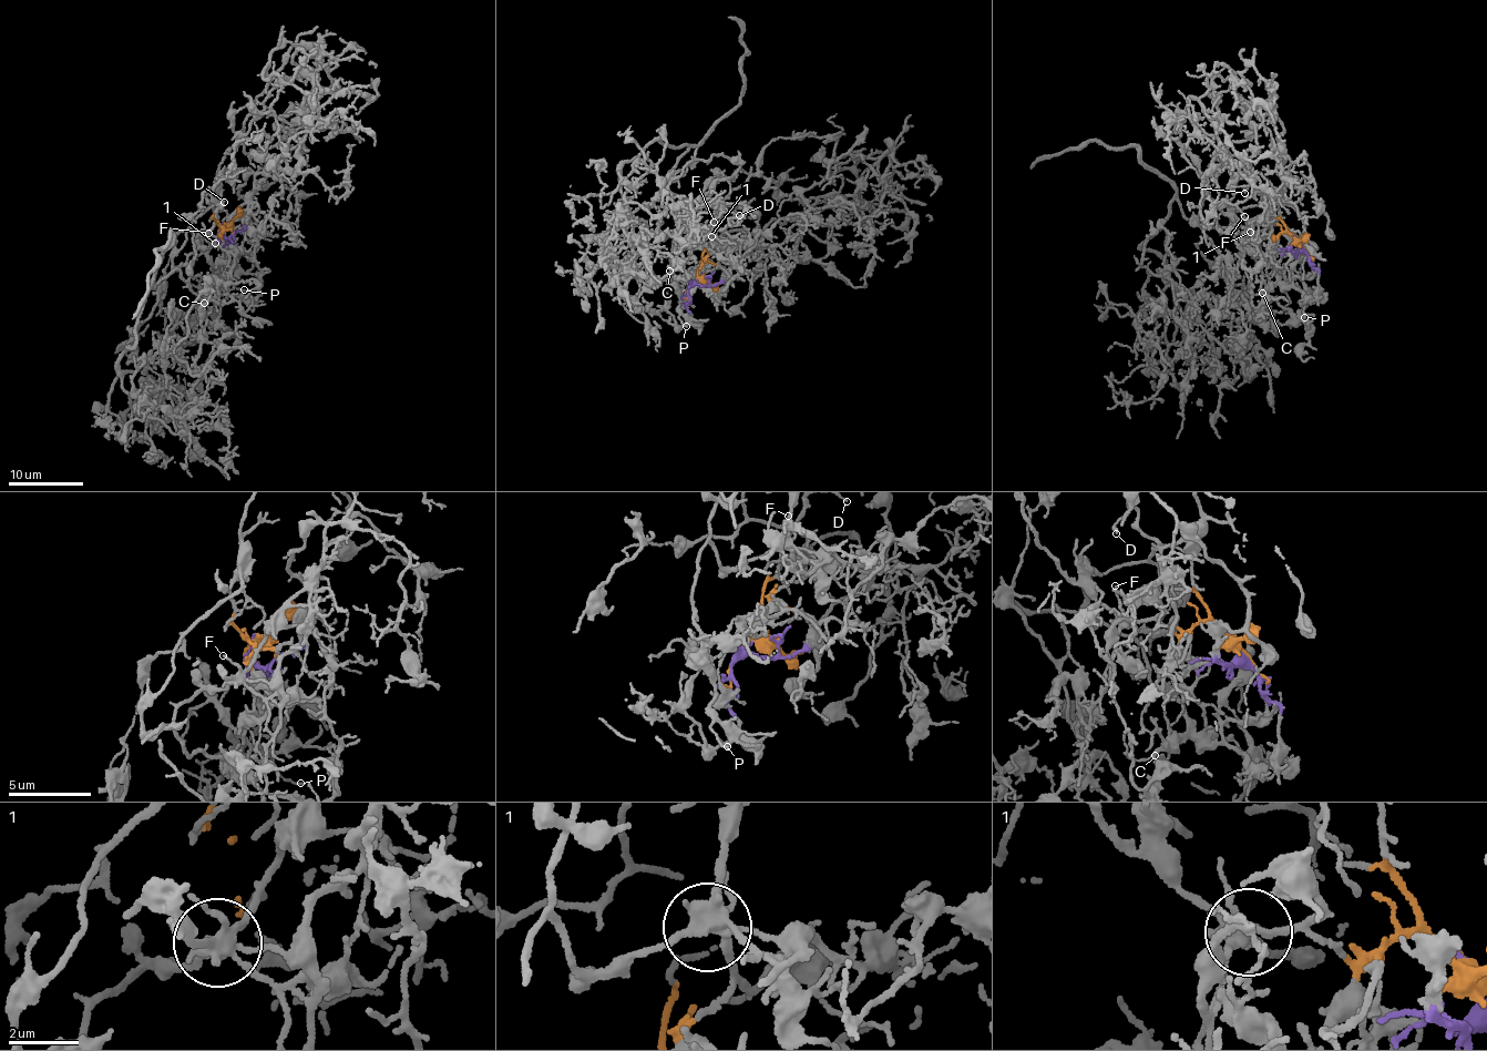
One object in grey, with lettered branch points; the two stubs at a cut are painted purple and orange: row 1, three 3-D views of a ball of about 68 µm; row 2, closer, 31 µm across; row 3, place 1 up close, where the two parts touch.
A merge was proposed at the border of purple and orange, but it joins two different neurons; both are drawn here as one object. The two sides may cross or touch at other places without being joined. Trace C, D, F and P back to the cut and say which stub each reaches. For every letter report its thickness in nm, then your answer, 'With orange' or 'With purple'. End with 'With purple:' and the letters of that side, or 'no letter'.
C: Thickness 200 nm. With orange
D: Thickness 130 nm. With orange
F: Thickness 100 nm. With orange
P: Thickness 130 nm. With orange
With purple: no letter

